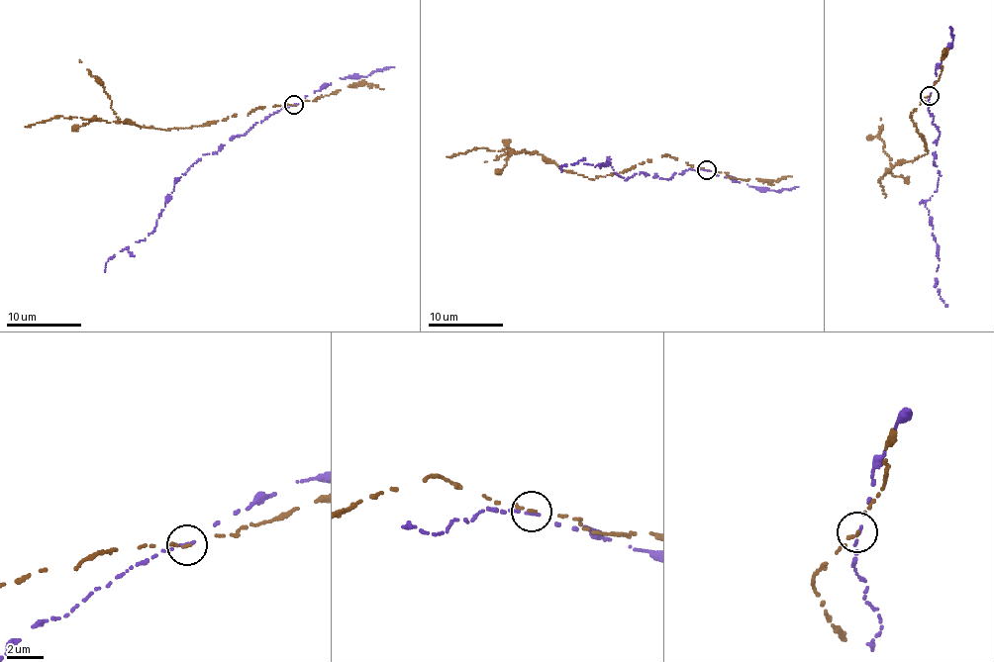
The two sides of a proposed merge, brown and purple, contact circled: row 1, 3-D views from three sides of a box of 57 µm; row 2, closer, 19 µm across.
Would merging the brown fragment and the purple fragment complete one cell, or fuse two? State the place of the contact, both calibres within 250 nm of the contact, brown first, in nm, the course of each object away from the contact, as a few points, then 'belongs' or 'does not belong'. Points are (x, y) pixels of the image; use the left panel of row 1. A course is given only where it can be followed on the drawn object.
place (294, 105); calibres 170 and 180 nm; course brown (294, 105), (252, 109), (248, 114), (234, 114), (201, 126), (166, 130), (118, 121), (56, 116), (25, 127); course purple (294, 105), (273, 112), (247, 134), (203, 154), (174, 184), (154, 229), (112, 256), (104, 271); does not belong

